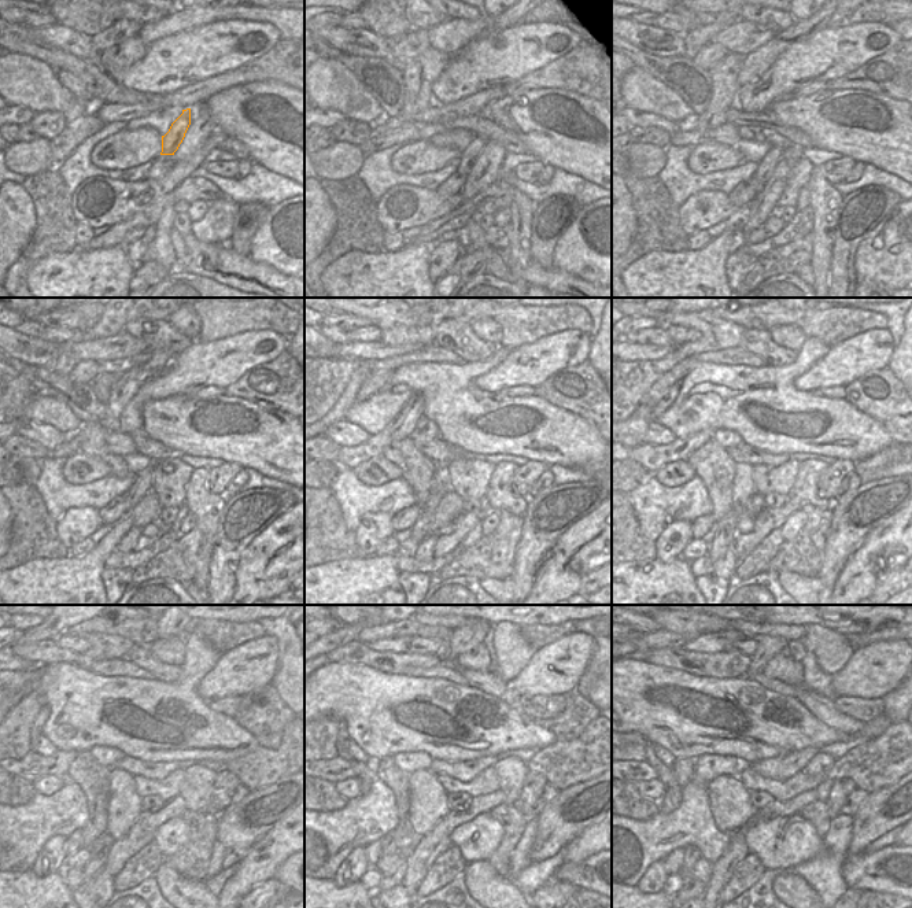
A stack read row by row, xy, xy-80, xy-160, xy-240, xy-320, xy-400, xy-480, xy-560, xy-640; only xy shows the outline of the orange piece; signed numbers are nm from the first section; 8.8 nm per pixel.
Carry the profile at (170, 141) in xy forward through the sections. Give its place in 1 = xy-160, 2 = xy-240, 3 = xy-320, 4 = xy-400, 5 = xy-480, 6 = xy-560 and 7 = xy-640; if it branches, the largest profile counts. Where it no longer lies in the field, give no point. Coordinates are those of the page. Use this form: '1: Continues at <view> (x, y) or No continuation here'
1: Continues at xy-160 (767, 165)
2: Continues at xy-240 (141, 486)
3: Continues at xy-320 (420, 530)
4: Continues at xy-400 (726, 531)
5: Continues at xy-480 (99, 851)
6: Continues at xy-560 (388, 881)
7: Continues at xy-640 (690, 883).

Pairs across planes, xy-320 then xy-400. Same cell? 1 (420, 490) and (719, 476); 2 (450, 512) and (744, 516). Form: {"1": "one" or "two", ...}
{"1": "one", "2": "two"}

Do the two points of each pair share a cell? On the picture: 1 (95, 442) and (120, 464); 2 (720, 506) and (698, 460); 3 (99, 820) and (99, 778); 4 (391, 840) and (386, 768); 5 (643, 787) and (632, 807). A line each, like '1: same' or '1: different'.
1: same
2: same
3: same
4: same
5: different

